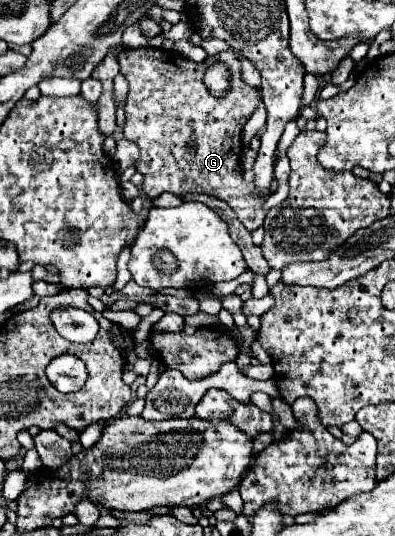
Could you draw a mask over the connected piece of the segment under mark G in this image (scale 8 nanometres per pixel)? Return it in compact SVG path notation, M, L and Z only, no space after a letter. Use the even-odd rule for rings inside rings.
M141 47L141 49L123 49L117 57L121 65L121 73L125 75L129 83L129 99L127 99L127 111L125 111L125 125L123 135L137 143L139 147L139 159L135 163L137 171L145 175L143 181L143 193L153 201L161 193L175 193L175 195L187 195L187 193L207 193L215 199L225 201L235 213L237 219L249 229L257 229L265 213L261 211L261 205L265 197L253 195L253 185L245 183L239 169L239 157L241 157L241 131L251 113L257 107L257 101L261 97L259 89L249 87L241 79L241 65L239 59L233 53L219 53L213 57L207 57L205 63L195 63L175 51L165 49L153 49L153 47ZM213 63L225 63L229 67L229 89L223 97L213 97L209 89L203 83L205 71Z

